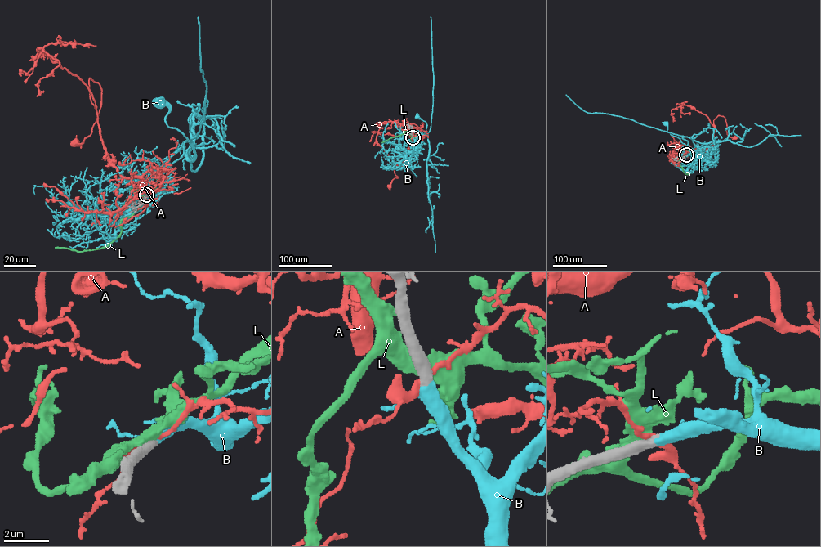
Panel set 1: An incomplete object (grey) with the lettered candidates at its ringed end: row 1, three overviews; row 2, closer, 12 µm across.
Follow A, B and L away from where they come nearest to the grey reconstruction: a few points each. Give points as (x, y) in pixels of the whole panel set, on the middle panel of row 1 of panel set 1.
A: (412, 137), (418, 137), (412, 139), (403, 162), (394, 164), (398, 177), (394, 178), (389, 186)
B: (412, 137), (413, 149), (426, 128), (426, 123), (417, 117)
L: (412, 137), (411, 131), (408, 130), (381, 142)

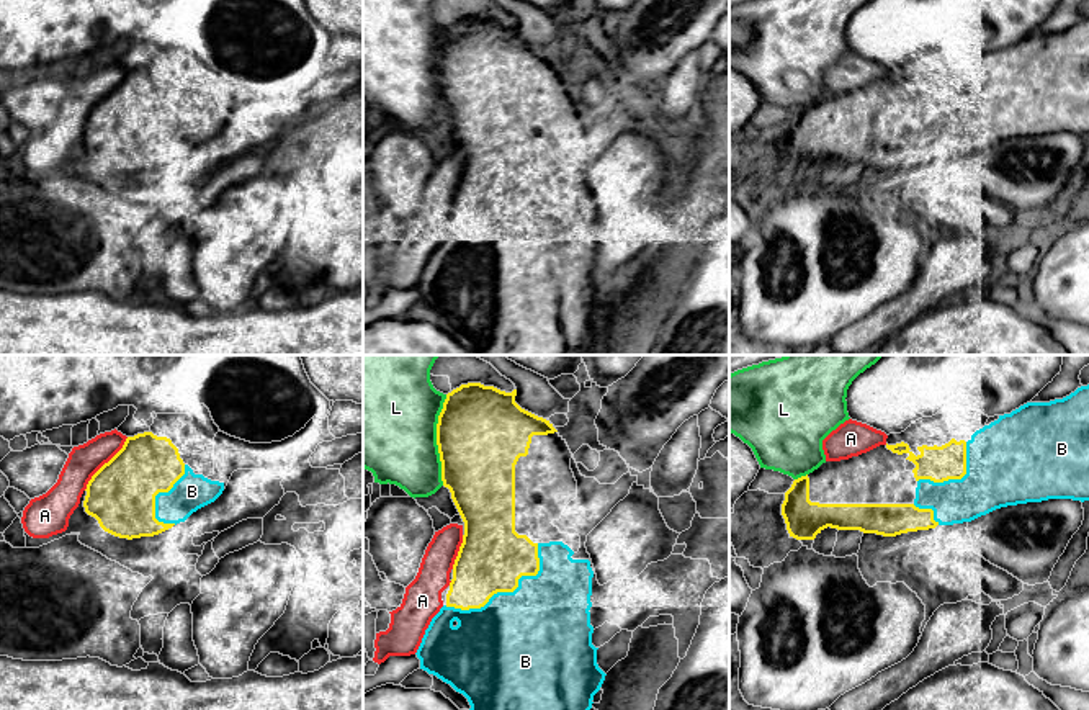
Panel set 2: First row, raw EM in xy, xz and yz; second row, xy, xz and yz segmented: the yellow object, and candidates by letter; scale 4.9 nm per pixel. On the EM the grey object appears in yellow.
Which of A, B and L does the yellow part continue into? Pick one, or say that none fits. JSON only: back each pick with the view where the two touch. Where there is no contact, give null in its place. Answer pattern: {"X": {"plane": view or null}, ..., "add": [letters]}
{"B": {"plane": "xz"}, "add": ["B"]}

